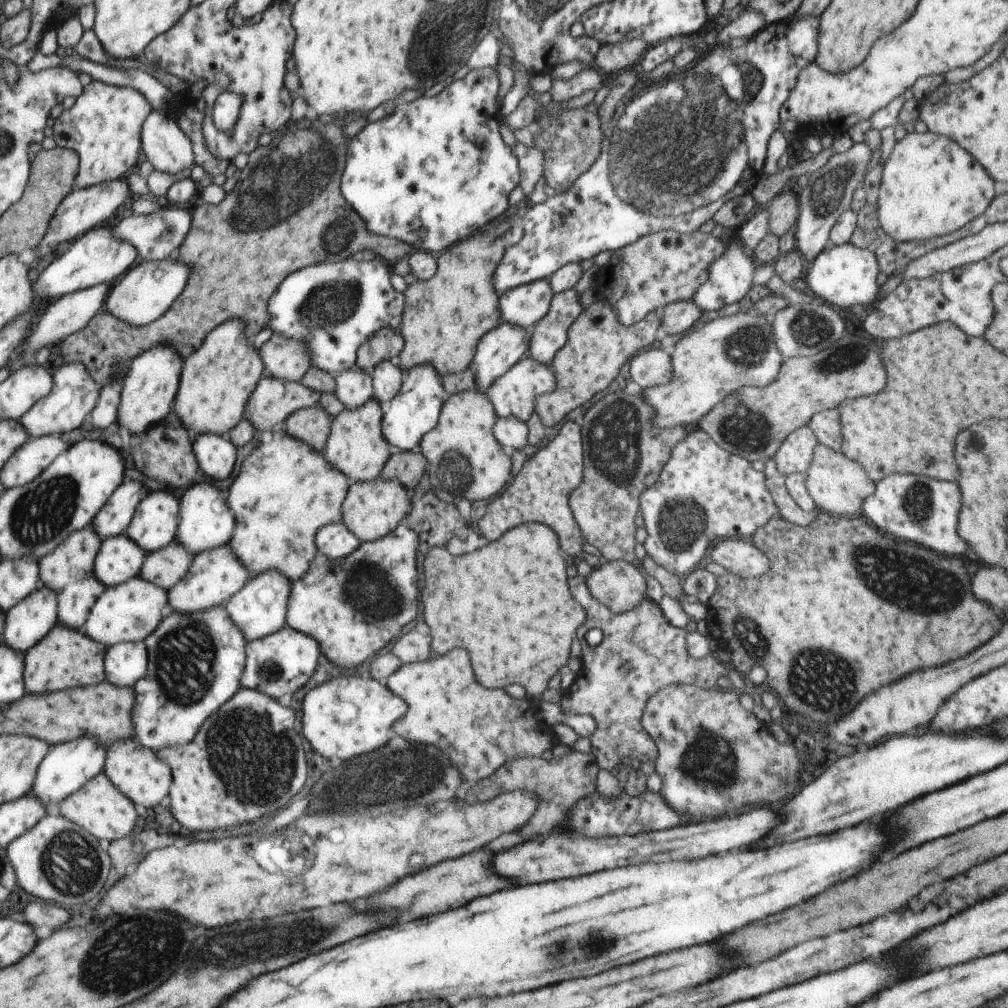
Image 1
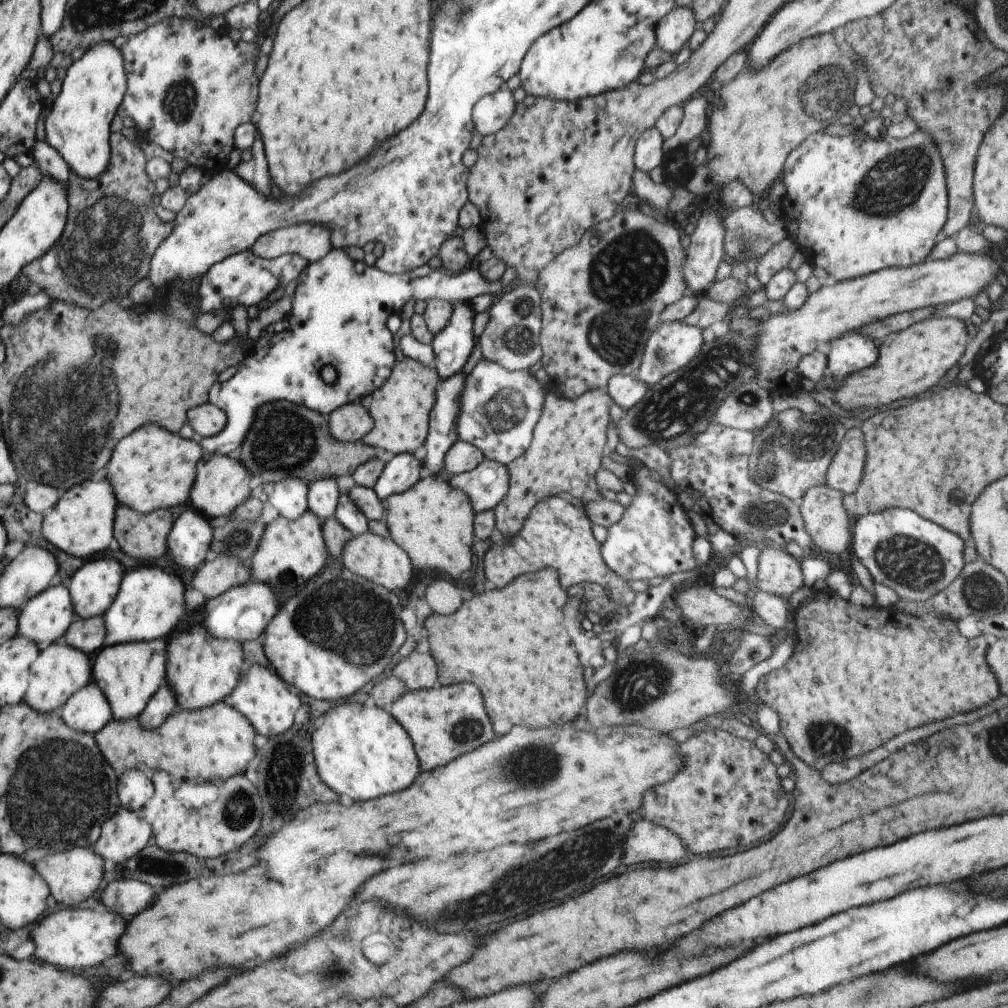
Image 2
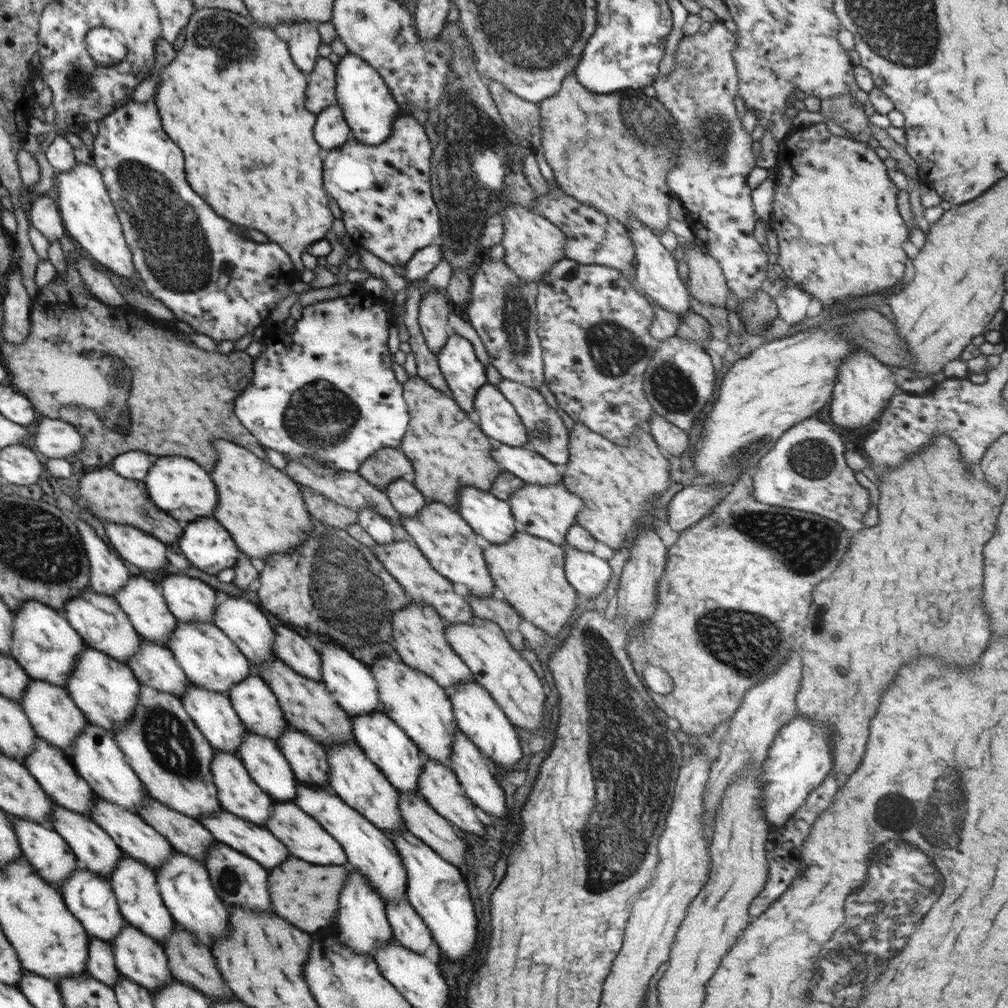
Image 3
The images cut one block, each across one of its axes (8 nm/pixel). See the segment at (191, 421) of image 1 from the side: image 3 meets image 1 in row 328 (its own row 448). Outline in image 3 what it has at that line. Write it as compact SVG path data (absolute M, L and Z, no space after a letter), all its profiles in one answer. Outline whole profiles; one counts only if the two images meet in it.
M216 440L216 452L220 454L219 461L210 475L219 490L219 505L213 517L228 530L240 552L250 560L266 562L267 556L297 551L313 531L312 516L299 490L300 484L228 440Z

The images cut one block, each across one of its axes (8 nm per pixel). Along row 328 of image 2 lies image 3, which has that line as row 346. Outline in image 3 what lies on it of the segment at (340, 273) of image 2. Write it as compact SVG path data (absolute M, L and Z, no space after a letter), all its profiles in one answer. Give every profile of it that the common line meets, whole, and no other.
M354 291L346 297L318 301L303 307L300 320L297 320L290 328L284 326L282 329L279 329L269 323L265 324L270 328L271 333L263 341L264 350L256 358L253 358L254 377L252 377L248 388L244 390L244 394L240 398L236 398L236 414L240 414L240 422L244 422L244 426L248 426L248 430L252 430L252 435L258 438L264 448L272 448L272 450L281 454L283 453L284 456L298 458L298 460L302 456L312 456L312 458L321 460L328 468L334 468L334 470L358 473L362 462L368 456L374 456L374 452L378 452L382 448L400 450L404 434L408 430L410 417L408 405L403 397L403 384L398 382L394 375L392 356L390 355L390 351L388 351L389 324L399 323L396 320L396 313L392 313L391 308L392 305L388 301L363 301L361 295L357 294L357 291Z

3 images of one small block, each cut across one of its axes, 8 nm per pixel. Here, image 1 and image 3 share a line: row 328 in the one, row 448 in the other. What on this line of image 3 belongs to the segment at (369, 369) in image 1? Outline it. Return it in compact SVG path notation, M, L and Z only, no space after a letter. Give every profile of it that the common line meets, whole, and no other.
M382 448L382 450L374 452L374 456L368 456L362 462L358 474L376 486L378 490L386 492L387 484L390 481L402 478L412 471L410 460L400 450Z

